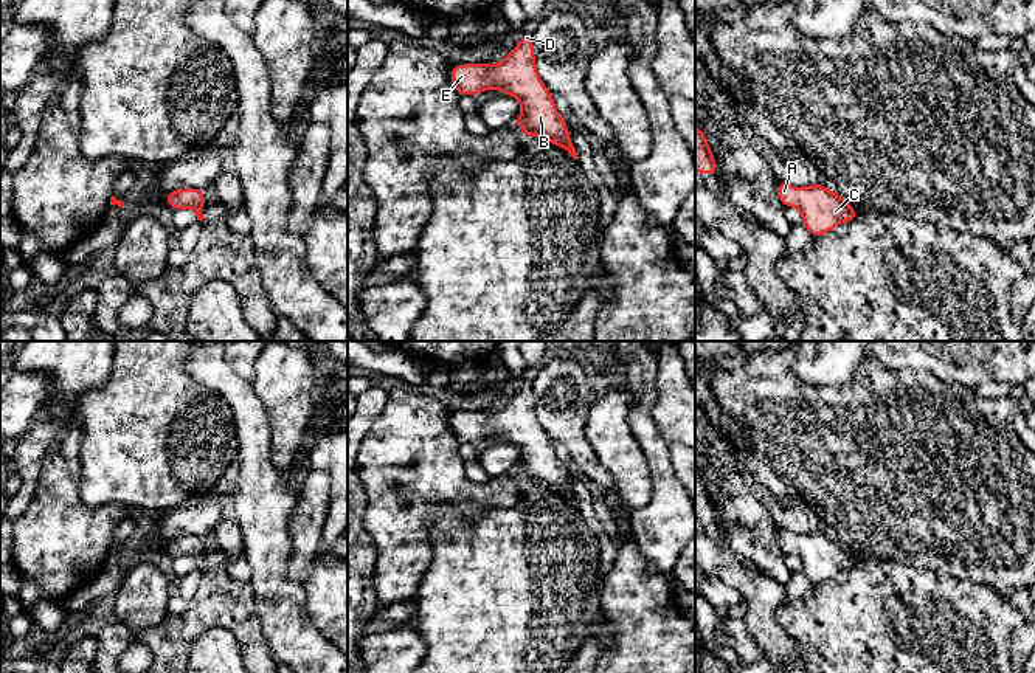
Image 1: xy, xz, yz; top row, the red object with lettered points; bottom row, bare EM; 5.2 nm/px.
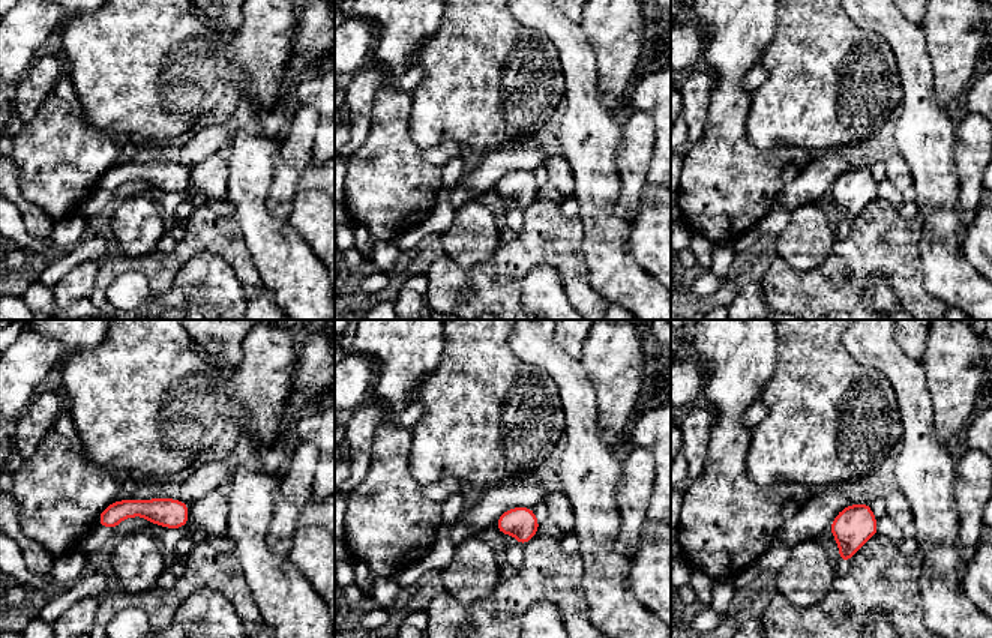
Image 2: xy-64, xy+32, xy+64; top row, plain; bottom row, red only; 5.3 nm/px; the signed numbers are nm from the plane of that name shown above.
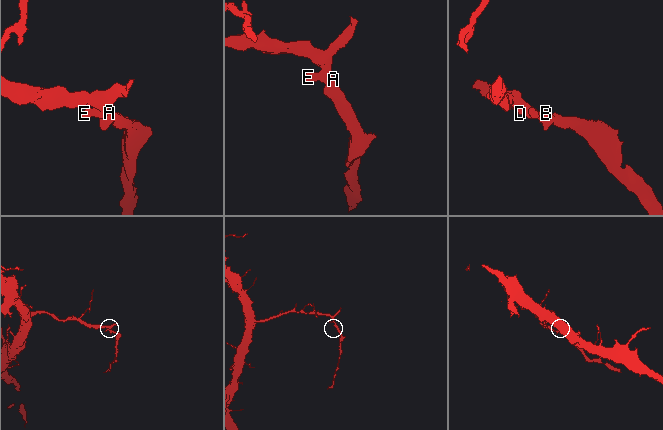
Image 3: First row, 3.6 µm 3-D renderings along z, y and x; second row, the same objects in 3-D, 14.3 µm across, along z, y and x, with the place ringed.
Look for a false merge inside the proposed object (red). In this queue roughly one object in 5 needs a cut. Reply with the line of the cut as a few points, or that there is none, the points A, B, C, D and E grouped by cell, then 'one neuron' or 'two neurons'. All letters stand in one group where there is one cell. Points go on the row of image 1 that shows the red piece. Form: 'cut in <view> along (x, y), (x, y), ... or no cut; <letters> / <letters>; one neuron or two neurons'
no cut; A B C D E; one neuron

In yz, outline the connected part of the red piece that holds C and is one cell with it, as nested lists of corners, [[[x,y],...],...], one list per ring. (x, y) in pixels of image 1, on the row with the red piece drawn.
[[[784,180],[777,183],[777,197],[787,208],[796,206],[802,216],[802,225],[812,237],[819,237],[835,226],[853,222],[860,214],[836,191],[819,183],[794,188]]]

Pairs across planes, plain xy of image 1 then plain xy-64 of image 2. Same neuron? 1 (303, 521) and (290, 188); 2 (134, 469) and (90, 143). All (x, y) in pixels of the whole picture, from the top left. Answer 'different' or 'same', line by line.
1: same
2: different

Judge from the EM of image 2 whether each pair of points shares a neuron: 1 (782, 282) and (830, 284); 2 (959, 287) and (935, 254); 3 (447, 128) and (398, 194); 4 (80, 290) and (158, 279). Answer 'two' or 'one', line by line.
1: one
2: one
3: two
4: two

